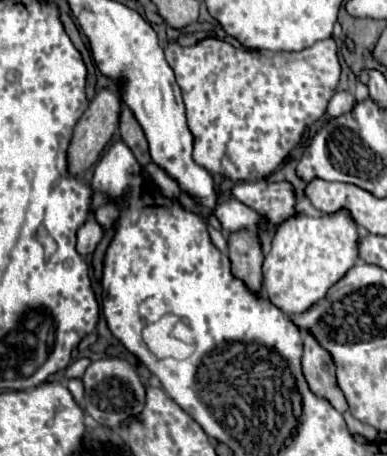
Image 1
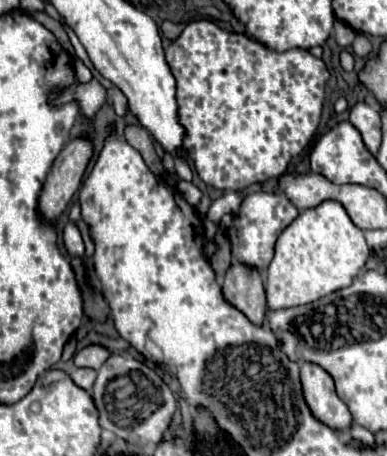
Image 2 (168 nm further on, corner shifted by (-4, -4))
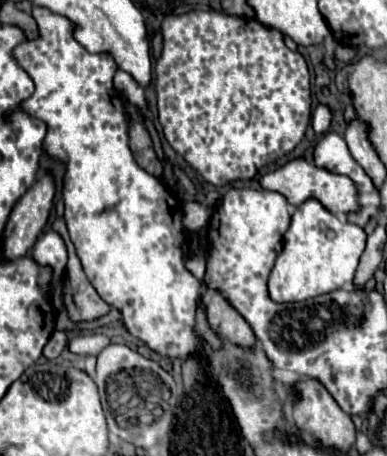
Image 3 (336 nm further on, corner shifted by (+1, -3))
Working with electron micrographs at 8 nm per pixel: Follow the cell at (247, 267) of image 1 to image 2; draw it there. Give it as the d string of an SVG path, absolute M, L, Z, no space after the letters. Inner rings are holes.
M233 262L223 280L223 296L253 324L263 324L267 316L267 298L259 268Z

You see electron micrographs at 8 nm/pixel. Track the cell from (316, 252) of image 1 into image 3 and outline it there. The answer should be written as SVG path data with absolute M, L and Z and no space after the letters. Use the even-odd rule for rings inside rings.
M316 199L298 205L292 223L284 235L284 251L278 255L268 279L272 301L290 303L306 301L340 287L348 287L354 279L358 259L366 247L366 233L362 227L338 219L326 211Z

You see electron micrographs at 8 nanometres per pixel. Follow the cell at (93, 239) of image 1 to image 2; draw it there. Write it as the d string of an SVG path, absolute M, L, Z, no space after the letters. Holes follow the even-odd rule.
M69 222L63 230L63 242L65 242L65 248L69 250L71 256L83 256L85 254L85 244L83 244L83 238L81 238L81 232L79 228Z

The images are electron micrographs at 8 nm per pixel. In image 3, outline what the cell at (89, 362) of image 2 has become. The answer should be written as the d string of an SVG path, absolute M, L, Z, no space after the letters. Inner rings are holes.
M78 335L70 341L70 351L80 355L98 355L104 347L110 345L110 339L106 335Z

